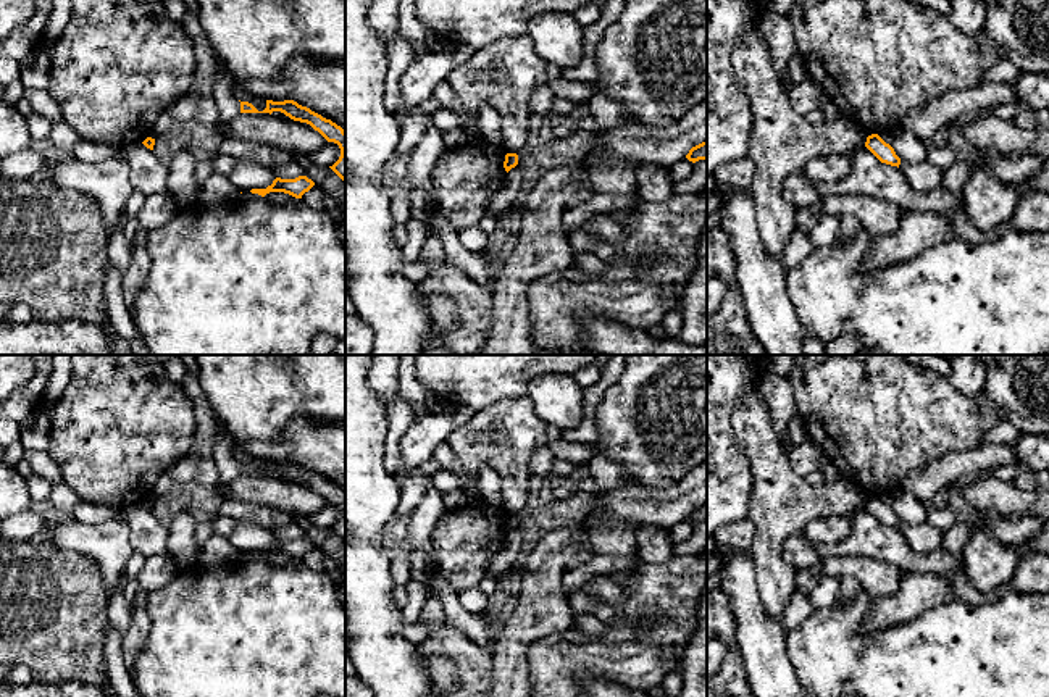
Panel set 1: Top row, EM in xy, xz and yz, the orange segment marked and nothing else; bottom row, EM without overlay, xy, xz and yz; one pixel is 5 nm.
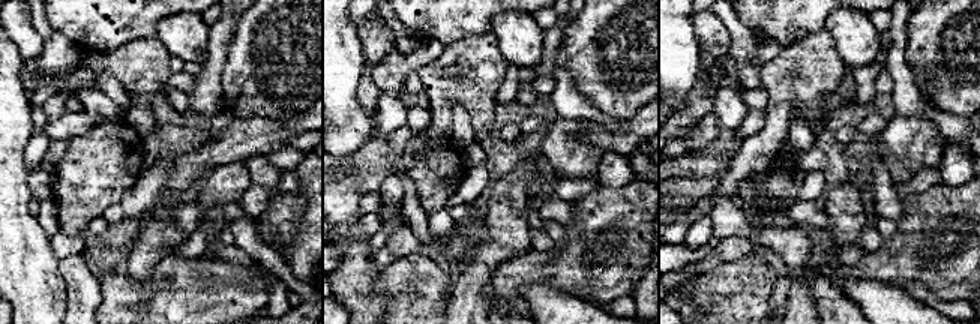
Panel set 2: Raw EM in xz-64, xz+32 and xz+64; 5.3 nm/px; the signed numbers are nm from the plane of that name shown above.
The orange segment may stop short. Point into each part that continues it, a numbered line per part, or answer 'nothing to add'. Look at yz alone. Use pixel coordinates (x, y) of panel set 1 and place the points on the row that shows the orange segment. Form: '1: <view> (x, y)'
nothing to add

